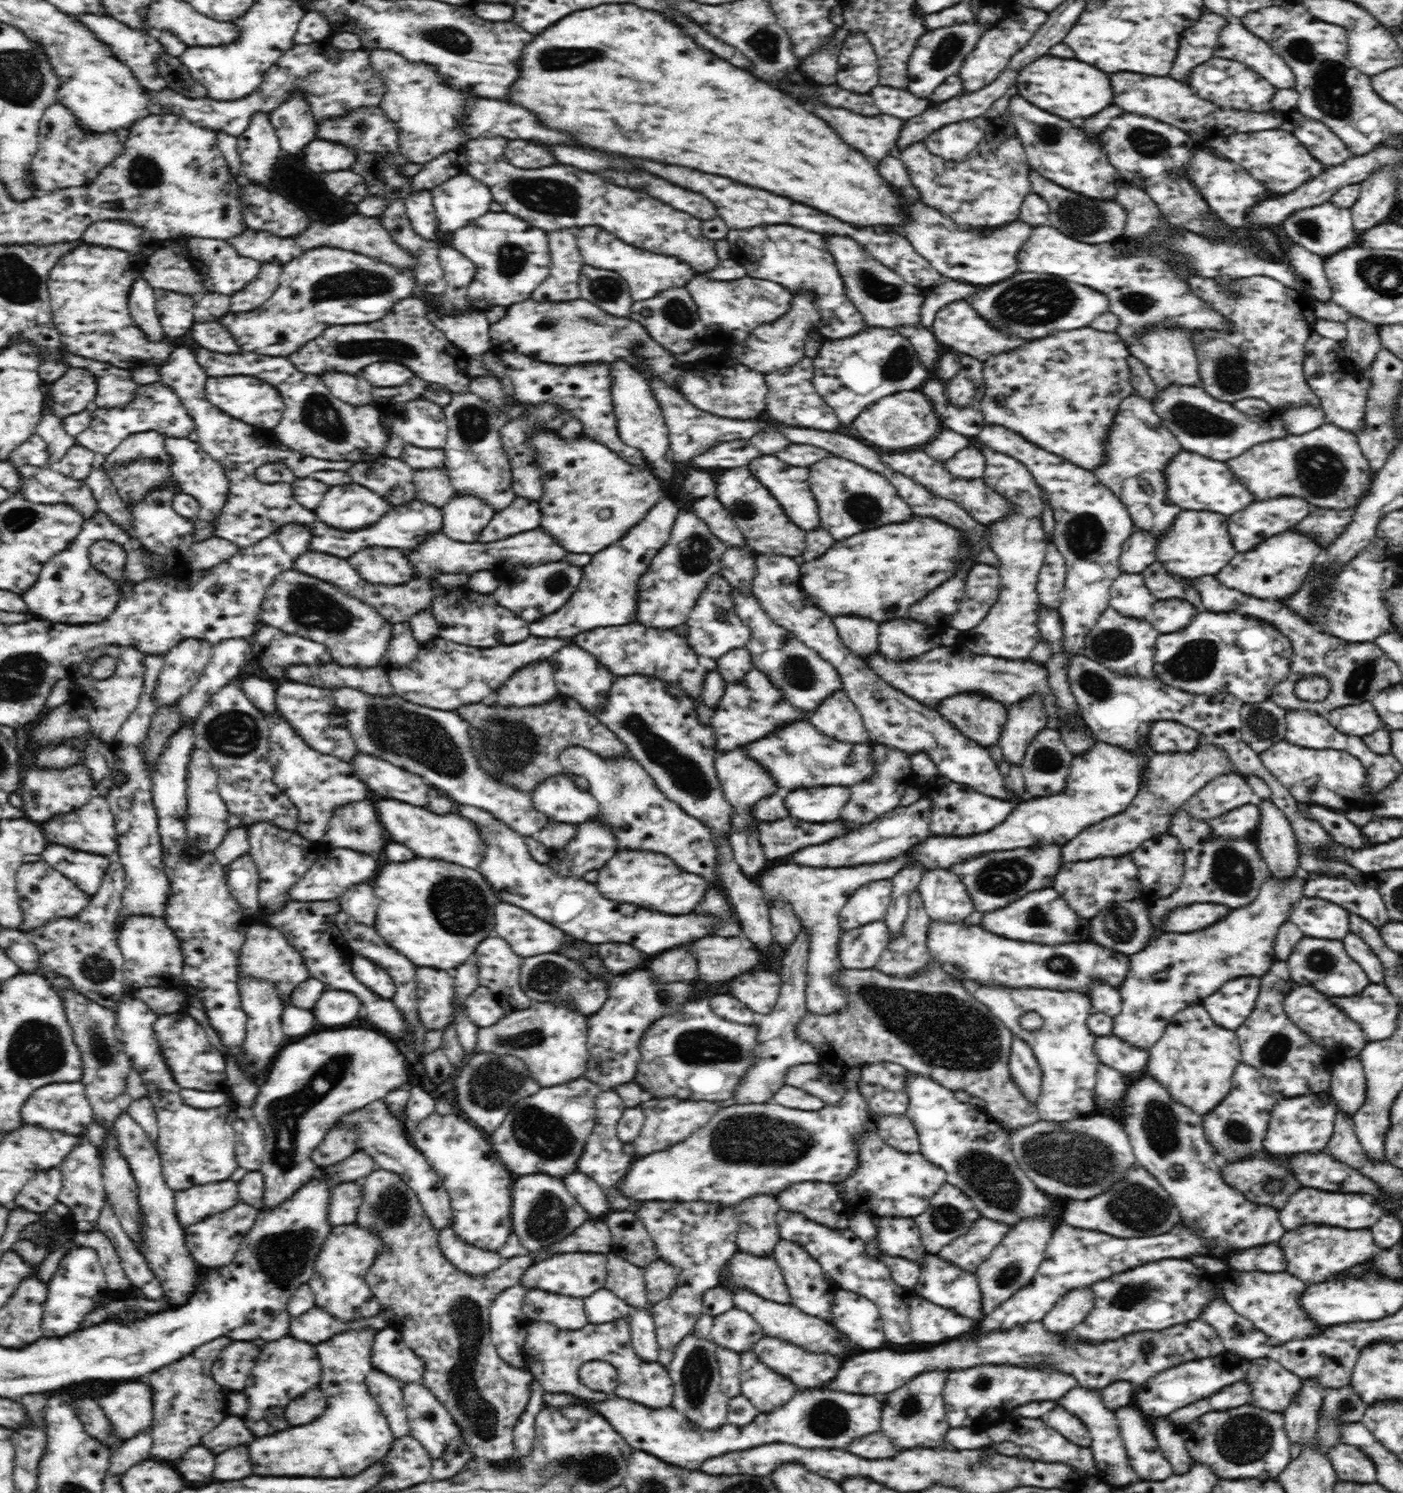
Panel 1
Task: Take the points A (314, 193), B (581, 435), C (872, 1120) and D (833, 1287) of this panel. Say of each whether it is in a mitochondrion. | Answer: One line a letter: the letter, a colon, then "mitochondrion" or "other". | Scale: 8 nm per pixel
A: other
B: other
C: other
D: other

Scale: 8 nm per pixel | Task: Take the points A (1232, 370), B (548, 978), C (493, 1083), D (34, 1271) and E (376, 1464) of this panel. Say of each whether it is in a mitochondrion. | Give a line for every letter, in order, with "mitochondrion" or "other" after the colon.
A: mitochondrion
B: mitochondrion
C: mitochondrion
D: other
E: other

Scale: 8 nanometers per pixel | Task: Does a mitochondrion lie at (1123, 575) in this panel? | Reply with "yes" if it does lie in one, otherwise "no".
no

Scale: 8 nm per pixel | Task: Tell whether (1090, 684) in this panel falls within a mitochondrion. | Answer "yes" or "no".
yes

